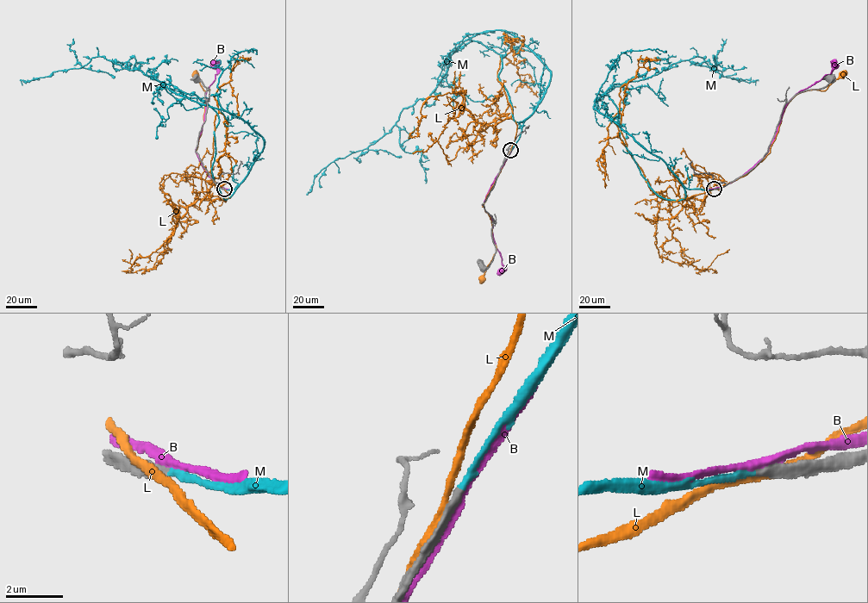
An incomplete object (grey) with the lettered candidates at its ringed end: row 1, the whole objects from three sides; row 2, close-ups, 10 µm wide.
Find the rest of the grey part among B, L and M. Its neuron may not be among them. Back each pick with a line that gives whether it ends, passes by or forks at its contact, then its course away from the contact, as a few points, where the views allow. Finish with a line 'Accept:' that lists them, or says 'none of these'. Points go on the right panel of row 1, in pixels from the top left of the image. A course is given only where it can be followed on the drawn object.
M: it ends there; it runs (714, 189), (660, 197), (620, 138), (618, 109), (604, 93), (695, 57), (755, 85)
Accept: M

